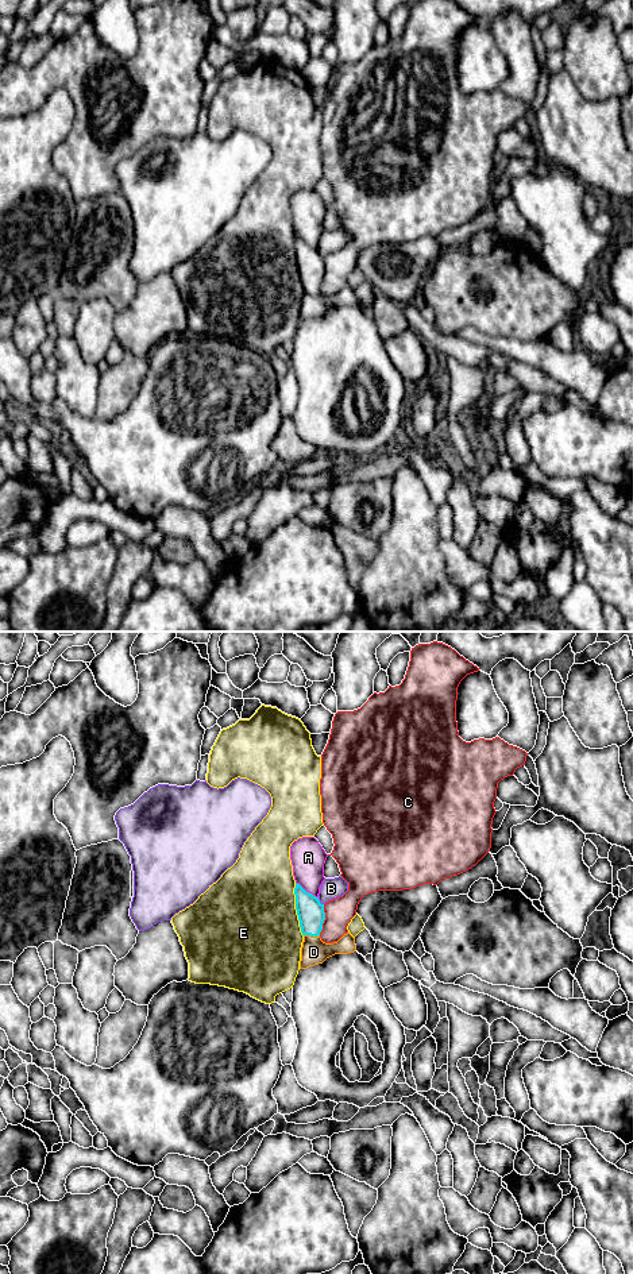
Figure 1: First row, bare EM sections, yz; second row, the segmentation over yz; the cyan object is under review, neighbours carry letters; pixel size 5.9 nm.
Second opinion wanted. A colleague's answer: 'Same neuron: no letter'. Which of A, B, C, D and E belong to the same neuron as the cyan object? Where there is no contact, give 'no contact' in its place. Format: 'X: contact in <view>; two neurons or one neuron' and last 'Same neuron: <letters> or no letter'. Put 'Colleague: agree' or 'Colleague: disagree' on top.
Colleague: agree
A: contact in yz; two neurons
B: contact in yz; two neurons
C: contact in yz; two neurons
D: contact in yz; two neurons
E: contact in yz; two neurons
Same neuron: no letter

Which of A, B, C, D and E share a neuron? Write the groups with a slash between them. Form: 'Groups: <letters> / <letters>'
Groups: A / B / C / D / E

